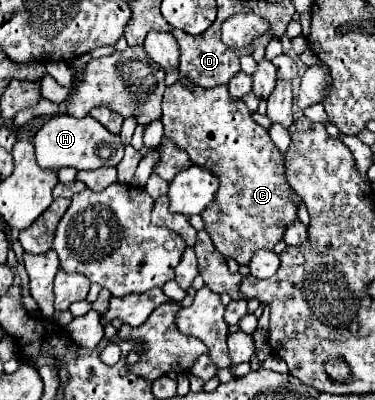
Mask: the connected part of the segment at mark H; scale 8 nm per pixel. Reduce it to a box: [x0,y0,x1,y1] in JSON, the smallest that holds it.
[34,114,124,170]

